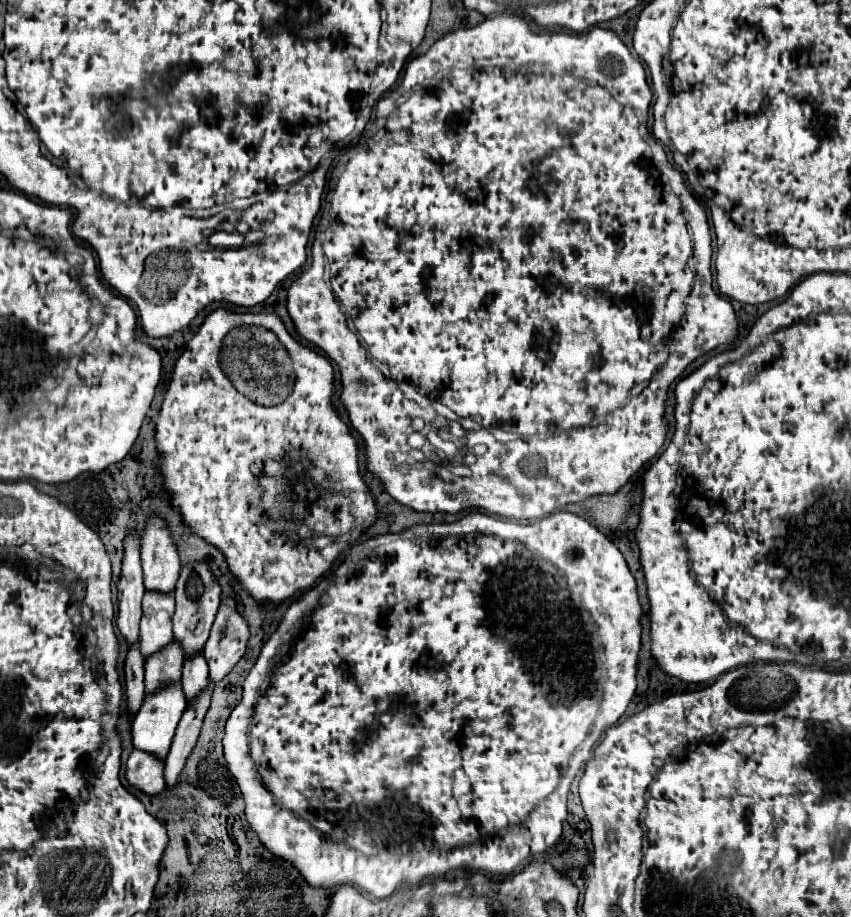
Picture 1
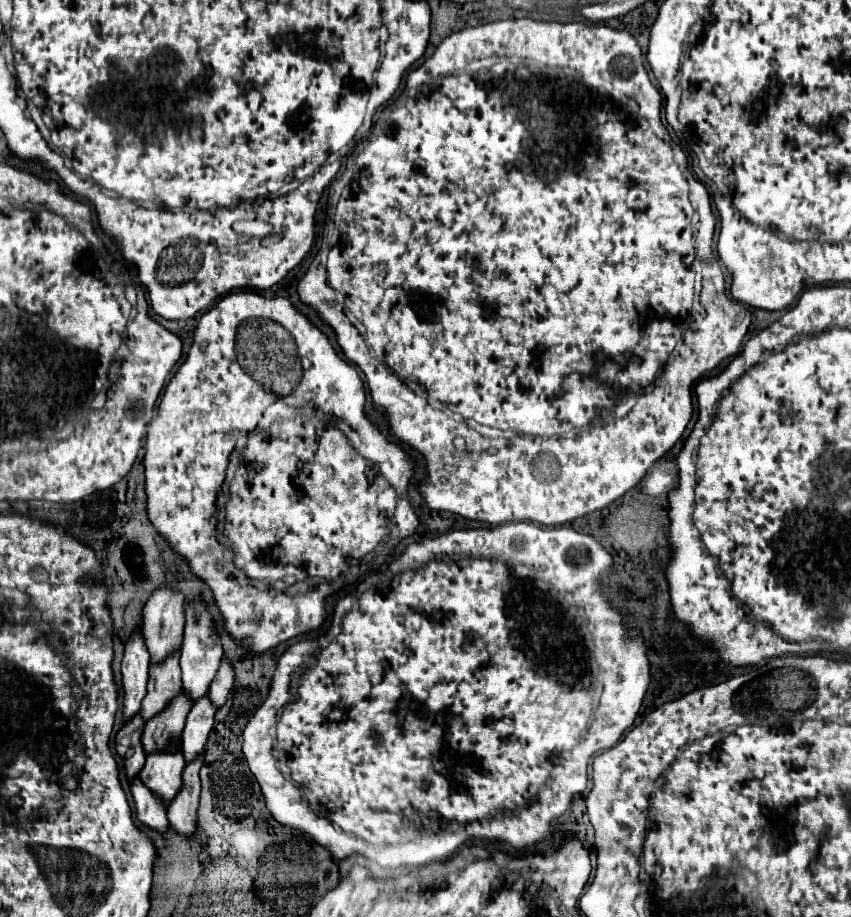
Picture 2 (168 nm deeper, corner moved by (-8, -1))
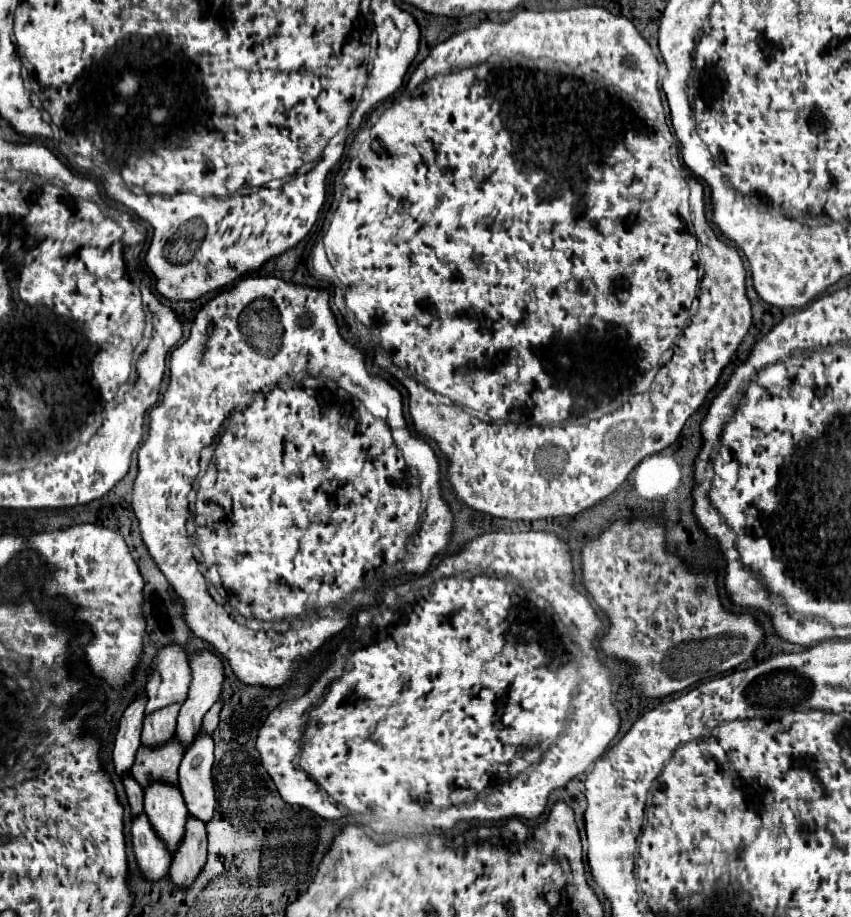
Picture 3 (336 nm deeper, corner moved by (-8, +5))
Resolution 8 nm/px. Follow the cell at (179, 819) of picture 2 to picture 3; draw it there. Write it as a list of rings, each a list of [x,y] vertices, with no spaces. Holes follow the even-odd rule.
[[[188,814],[184,838],[170,864],[170,878],[178,888],[186,888],[198,876],[206,862],[206,826],[202,820]]]

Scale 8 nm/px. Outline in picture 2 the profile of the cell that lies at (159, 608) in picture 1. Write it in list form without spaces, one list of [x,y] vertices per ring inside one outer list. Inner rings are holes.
[[[172,654],[168,660],[164,660],[158,666],[150,668],[150,680],[148,680],[148,694],[144,698],[142,706],[142,718],[148,722],[148,718],[154,718],[164,710],[170,698],[180,694],[182,690],[182,680],[180,680],[180,664],[178,664],[180,654]]]

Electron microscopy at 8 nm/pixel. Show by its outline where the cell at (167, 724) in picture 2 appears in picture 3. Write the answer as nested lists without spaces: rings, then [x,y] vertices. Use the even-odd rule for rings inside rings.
[[[174,734],[172,740],[164,742],[158,748],[140,746],[136,752],[136,760],[132,764],[132,776],[146,788],[152,780],[164,780],[176,784],[176,768],[184,756],[184,746]]]

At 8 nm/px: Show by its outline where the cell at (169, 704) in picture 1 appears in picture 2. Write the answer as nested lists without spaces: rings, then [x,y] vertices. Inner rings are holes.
[[[166,752],[166,754],[150,754],[140,772],[140,780],[152,794],[156,794],[164,806],[176,798],[182,786],[182,770],[184,758],[182,752]]]

